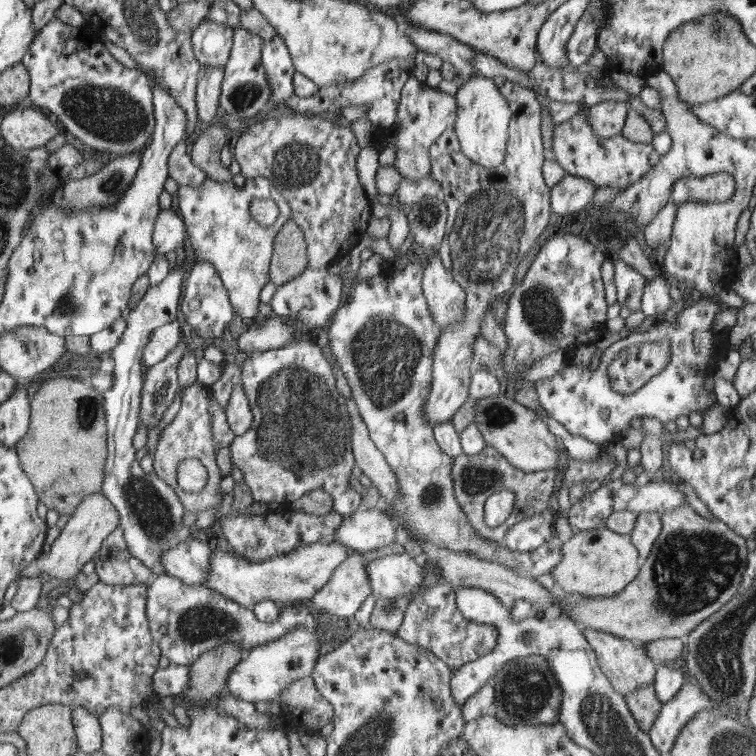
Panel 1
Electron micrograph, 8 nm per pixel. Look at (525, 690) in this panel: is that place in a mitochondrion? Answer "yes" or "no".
yes

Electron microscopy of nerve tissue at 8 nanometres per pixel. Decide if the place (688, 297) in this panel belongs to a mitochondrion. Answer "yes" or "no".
no

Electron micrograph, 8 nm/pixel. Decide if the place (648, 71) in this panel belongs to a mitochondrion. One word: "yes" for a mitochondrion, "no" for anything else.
no

